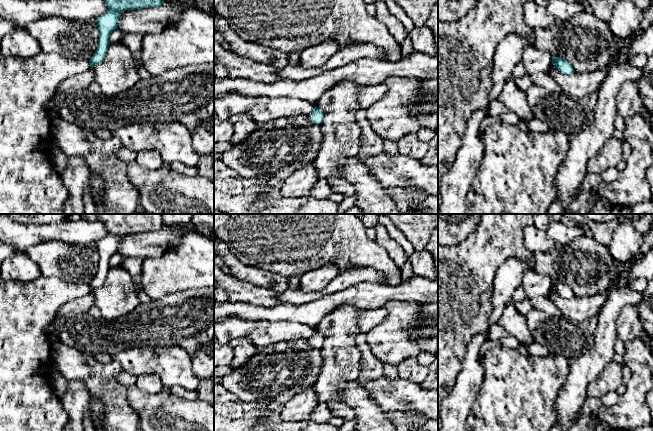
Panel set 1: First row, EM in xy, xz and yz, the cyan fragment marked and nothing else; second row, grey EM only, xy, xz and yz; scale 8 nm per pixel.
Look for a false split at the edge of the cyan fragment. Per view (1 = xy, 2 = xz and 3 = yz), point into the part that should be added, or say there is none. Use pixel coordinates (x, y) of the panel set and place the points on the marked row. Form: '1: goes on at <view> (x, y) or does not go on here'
1: does not go on here
2: does not go on here
3: does not go on here

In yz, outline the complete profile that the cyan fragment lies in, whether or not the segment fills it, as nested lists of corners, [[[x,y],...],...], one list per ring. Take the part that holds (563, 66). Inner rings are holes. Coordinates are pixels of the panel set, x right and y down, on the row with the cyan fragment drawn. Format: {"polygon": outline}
{"polygon": [[[552,56],[552,64],[565,75],[571,75],[575,72],[573,66],[564,59]]]}

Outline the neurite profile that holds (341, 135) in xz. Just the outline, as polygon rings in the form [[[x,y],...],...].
[[[342,81],[326,90],[315,104],[324,113],[322,143],[314,163],[319,178],[343,178],[345,163],[357,157],[362,130],[356,120],[360,85]]]

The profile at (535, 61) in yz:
[[[528,46],[524,49],[521,62],[526,74],[547,73],[552,64],[552,55],[537,47]]]

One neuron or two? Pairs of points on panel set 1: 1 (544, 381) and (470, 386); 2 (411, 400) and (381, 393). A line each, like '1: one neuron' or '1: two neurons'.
1: two neurons
2: one neuron

